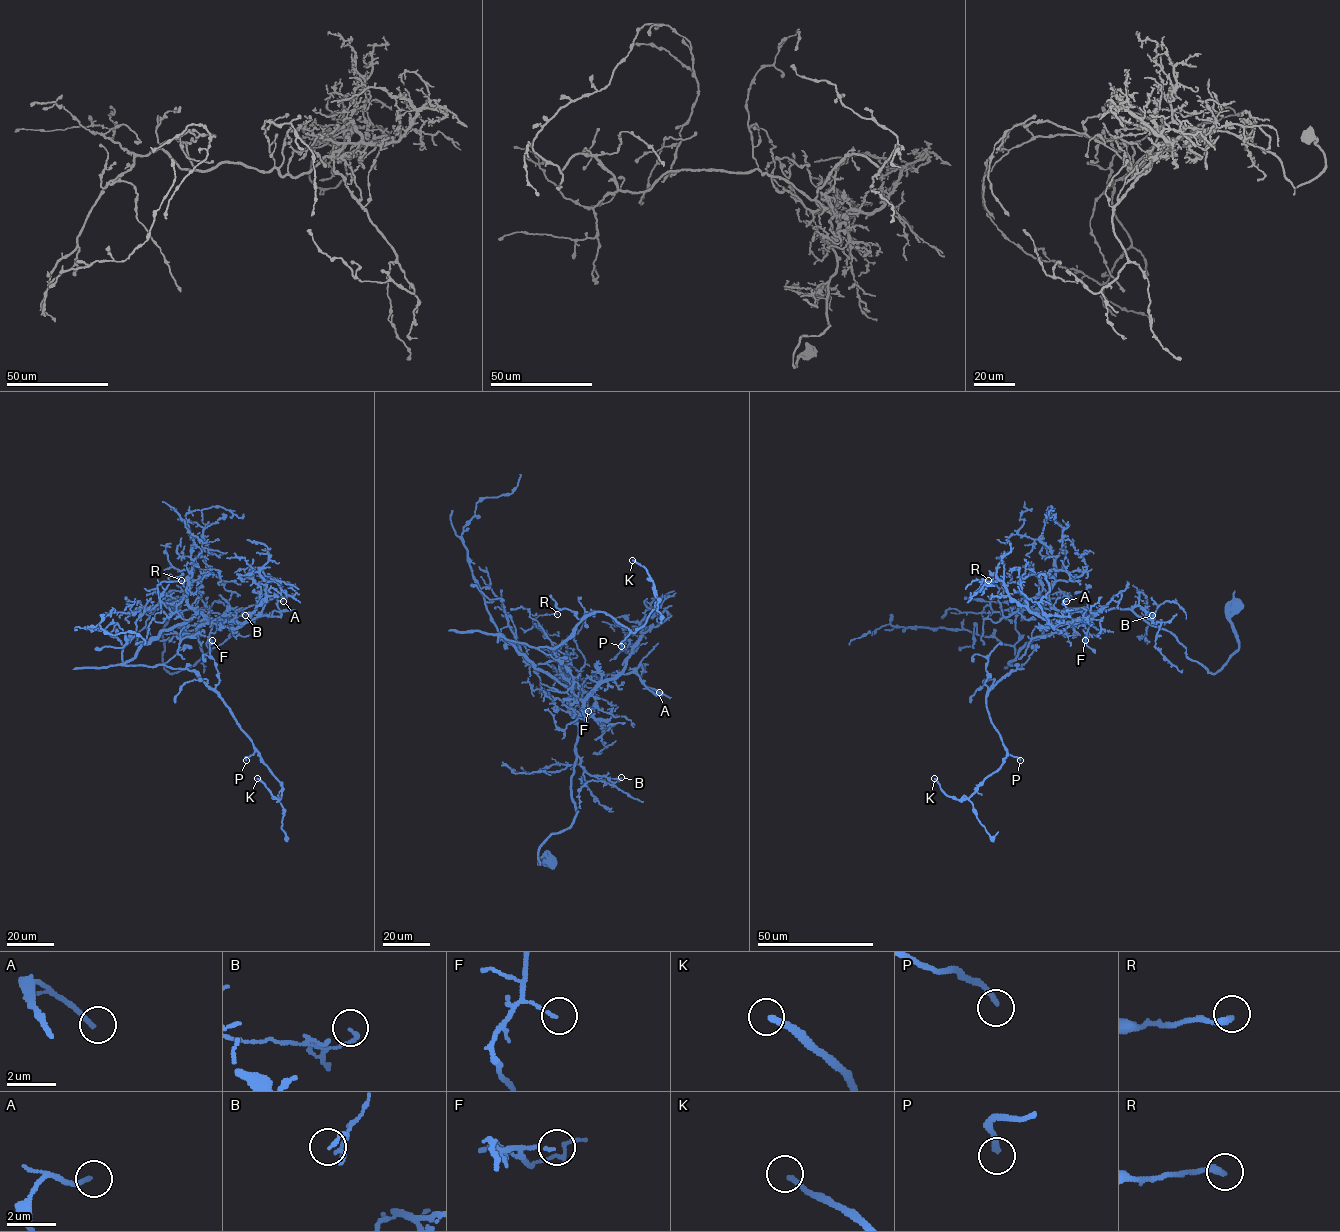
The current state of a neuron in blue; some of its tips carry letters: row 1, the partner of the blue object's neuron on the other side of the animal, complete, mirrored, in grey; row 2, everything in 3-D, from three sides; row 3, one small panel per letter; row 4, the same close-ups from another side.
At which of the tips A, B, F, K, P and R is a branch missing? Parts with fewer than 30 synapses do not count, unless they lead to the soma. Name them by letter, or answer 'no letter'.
K, P

